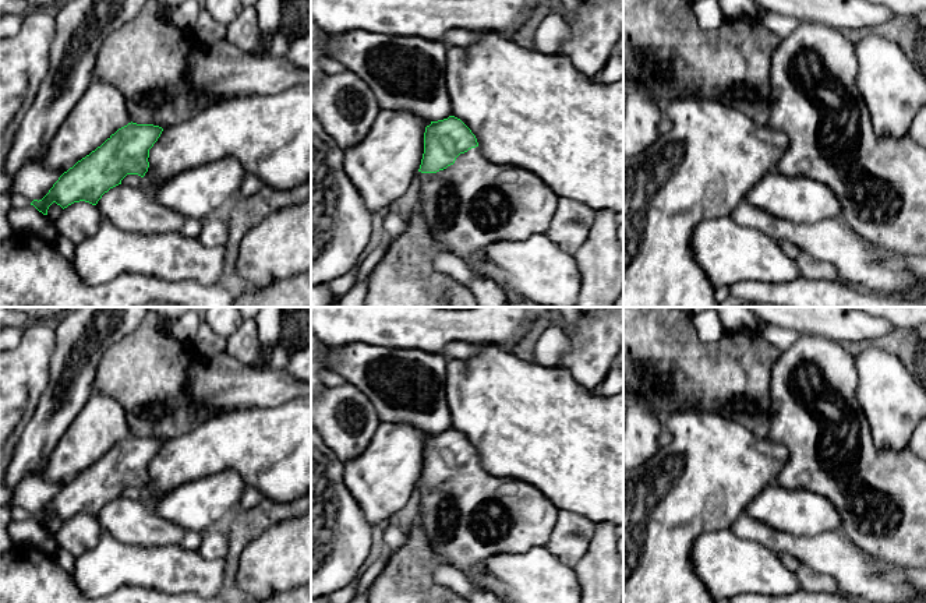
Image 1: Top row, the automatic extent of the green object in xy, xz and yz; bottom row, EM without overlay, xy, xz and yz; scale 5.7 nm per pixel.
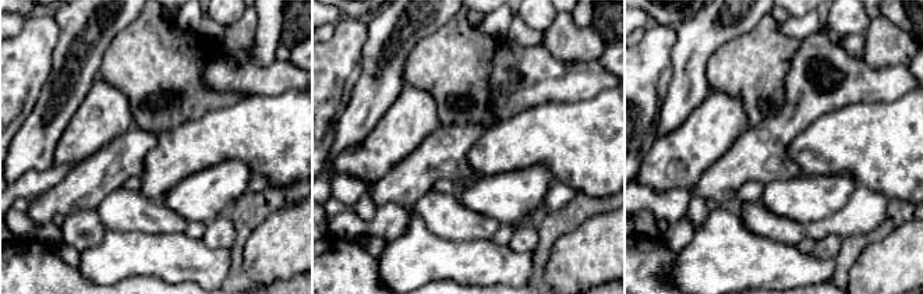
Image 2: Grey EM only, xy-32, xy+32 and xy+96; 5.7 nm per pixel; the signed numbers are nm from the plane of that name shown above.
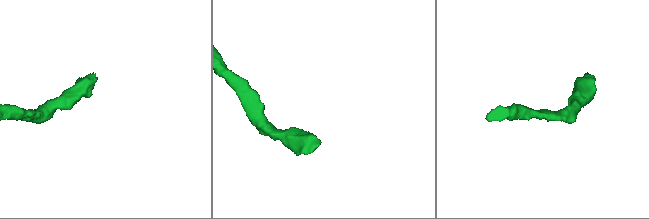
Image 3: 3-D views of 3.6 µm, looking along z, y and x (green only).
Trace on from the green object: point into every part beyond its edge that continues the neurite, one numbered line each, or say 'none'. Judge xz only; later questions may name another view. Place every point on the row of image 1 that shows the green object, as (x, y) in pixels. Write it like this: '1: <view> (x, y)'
1: xz (473, 203)

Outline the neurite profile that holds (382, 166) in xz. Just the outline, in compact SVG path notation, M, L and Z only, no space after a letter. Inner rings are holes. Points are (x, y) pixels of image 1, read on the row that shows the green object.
M381 110L363 142L343 149L344 172L371 216L404 194L421 165L430 120Z

